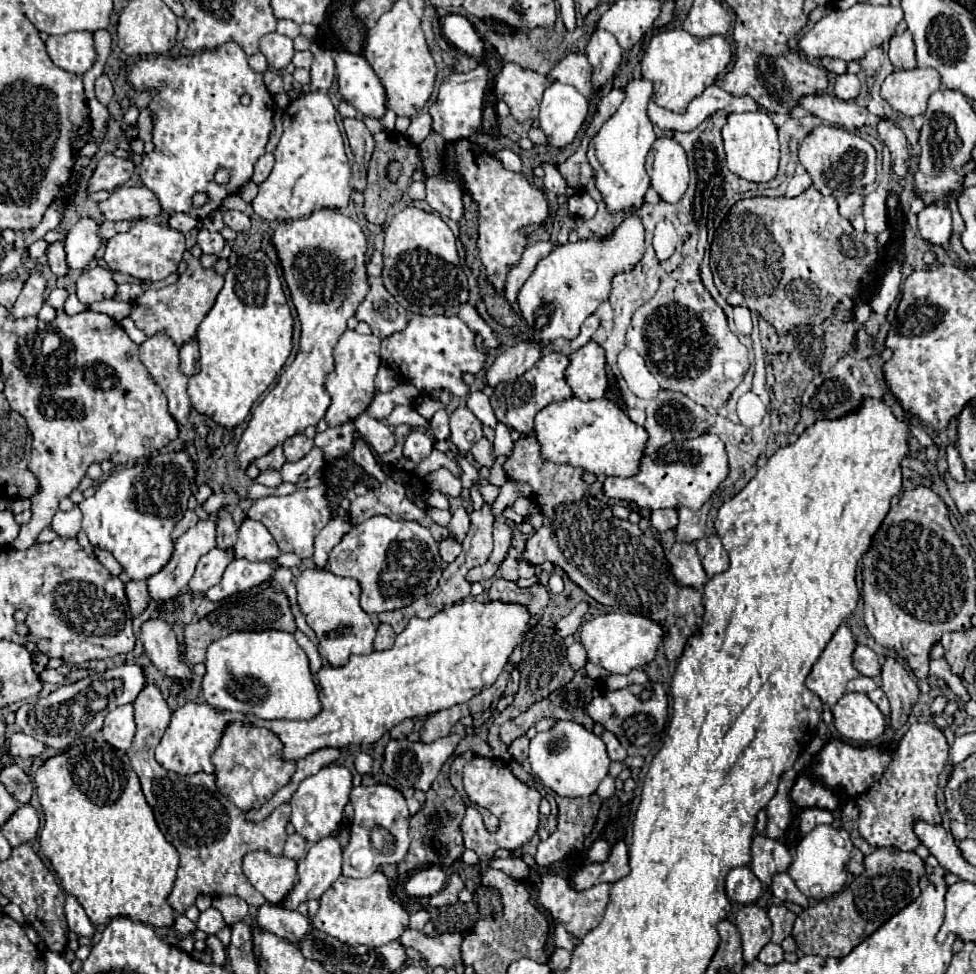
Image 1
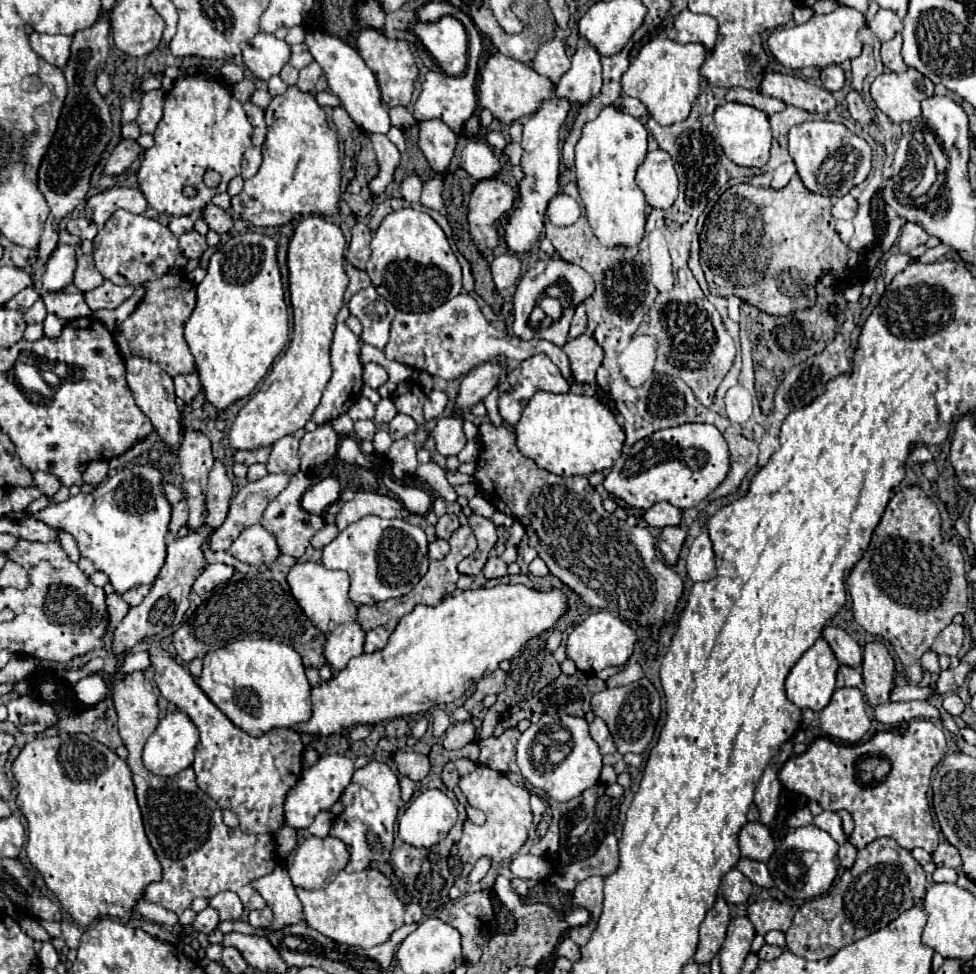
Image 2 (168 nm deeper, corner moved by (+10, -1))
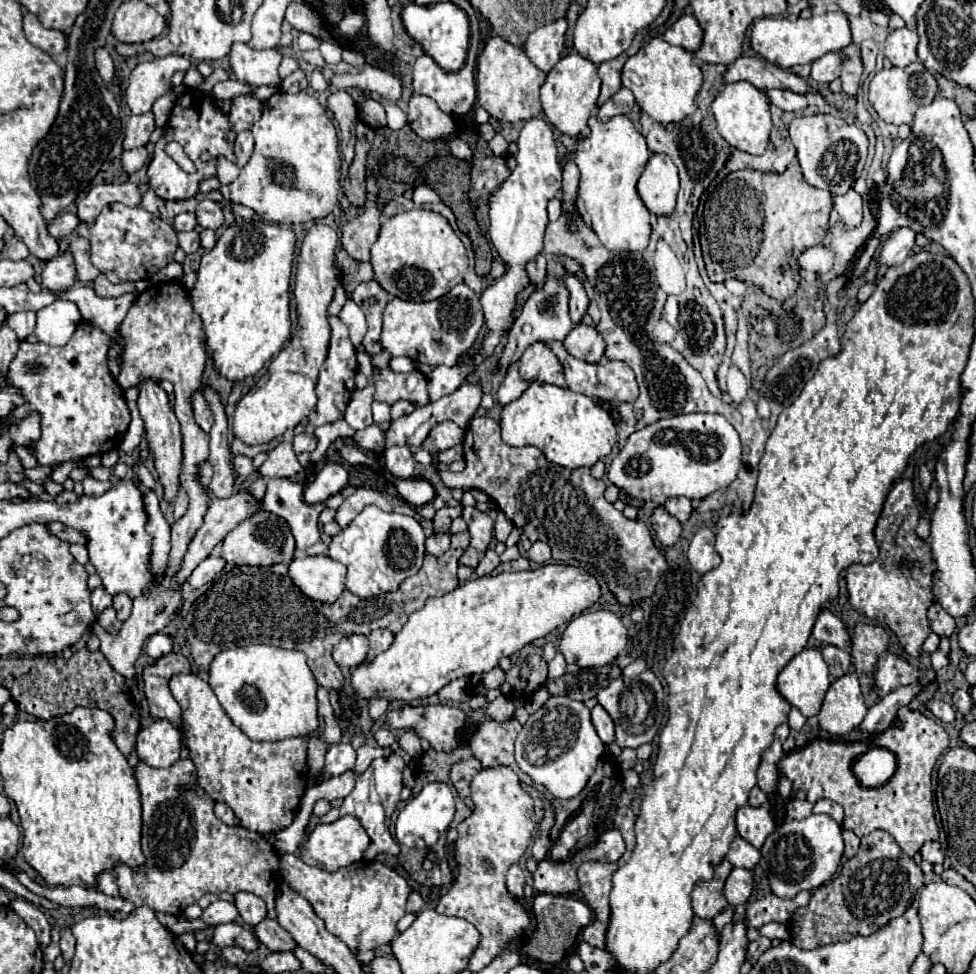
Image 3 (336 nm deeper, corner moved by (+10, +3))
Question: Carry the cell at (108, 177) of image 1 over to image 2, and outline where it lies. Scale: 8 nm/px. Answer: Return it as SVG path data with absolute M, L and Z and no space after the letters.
M123 139L117 149L111 153L111 157L107 159L107 165L103 169L103 175L119 175L125 169L131 167L131 163L137 159L137 155L141 153L141 145L137 139Z

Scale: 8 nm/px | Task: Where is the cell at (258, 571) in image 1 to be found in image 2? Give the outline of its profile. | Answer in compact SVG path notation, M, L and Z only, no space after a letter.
M213 563L213 565L207 565L203 569L203 573L197 577L195 585L193 585L193 591L197 595L201 593L207 593L211 589L215 589L219 583L225 583L225 579L231 579L235 573L235 569L231 565L225 565L225 563Z

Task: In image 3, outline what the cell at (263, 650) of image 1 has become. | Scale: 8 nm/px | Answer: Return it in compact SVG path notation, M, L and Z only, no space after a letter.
M249 645L215 655L209 685L229 719L253 741L281 741L317 729L317 681L301 651L273 645Z

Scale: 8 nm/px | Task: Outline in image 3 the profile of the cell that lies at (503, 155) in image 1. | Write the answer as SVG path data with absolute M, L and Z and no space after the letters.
M451 137L451 153L455 157L459 157L461 161L471 161L473 159L473 149L465 141L461 141L457 137Z

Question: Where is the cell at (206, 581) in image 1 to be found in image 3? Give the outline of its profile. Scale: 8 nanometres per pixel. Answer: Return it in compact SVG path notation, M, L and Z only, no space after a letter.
M263 477L255 479L255 481L247 487L247 493L253 495L253 501L255 501L255 503L261 503L261 499L265 497L265 491L267 491L267 485L265 485L265 479L263 479Z

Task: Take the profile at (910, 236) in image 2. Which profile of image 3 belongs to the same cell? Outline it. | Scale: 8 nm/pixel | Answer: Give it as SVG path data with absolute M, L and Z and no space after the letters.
M901 227L893 231L879 249L881 265L887 265L887 267L901 265L909 257L909 253L915 249L915 235L917 233L909 231L909 227Z

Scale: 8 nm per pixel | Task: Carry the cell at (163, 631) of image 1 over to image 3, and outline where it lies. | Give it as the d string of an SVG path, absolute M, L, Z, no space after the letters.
M173 675L169 687L183 709L185 747L197 767L197 781L205 793L229 805L249 831L265 835L289 827L307 785L307 737L251 741L227 717L209 683L197 675Z

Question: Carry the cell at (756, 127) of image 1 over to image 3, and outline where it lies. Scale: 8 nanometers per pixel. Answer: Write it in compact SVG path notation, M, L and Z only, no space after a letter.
M747 81L739 83L727 83L723 93L719 93L711 105L715 121L717 121L717 131L719 135L735 149L751 153L751 155L761 155L767 149L771 131L770 103L763 91L753 87Z

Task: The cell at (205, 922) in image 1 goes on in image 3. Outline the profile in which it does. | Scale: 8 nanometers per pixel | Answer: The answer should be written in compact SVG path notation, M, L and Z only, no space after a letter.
M213 901L201 915L201 919L207 925L219 925L219 923L231 923L237 919L237 907L227 901Z

